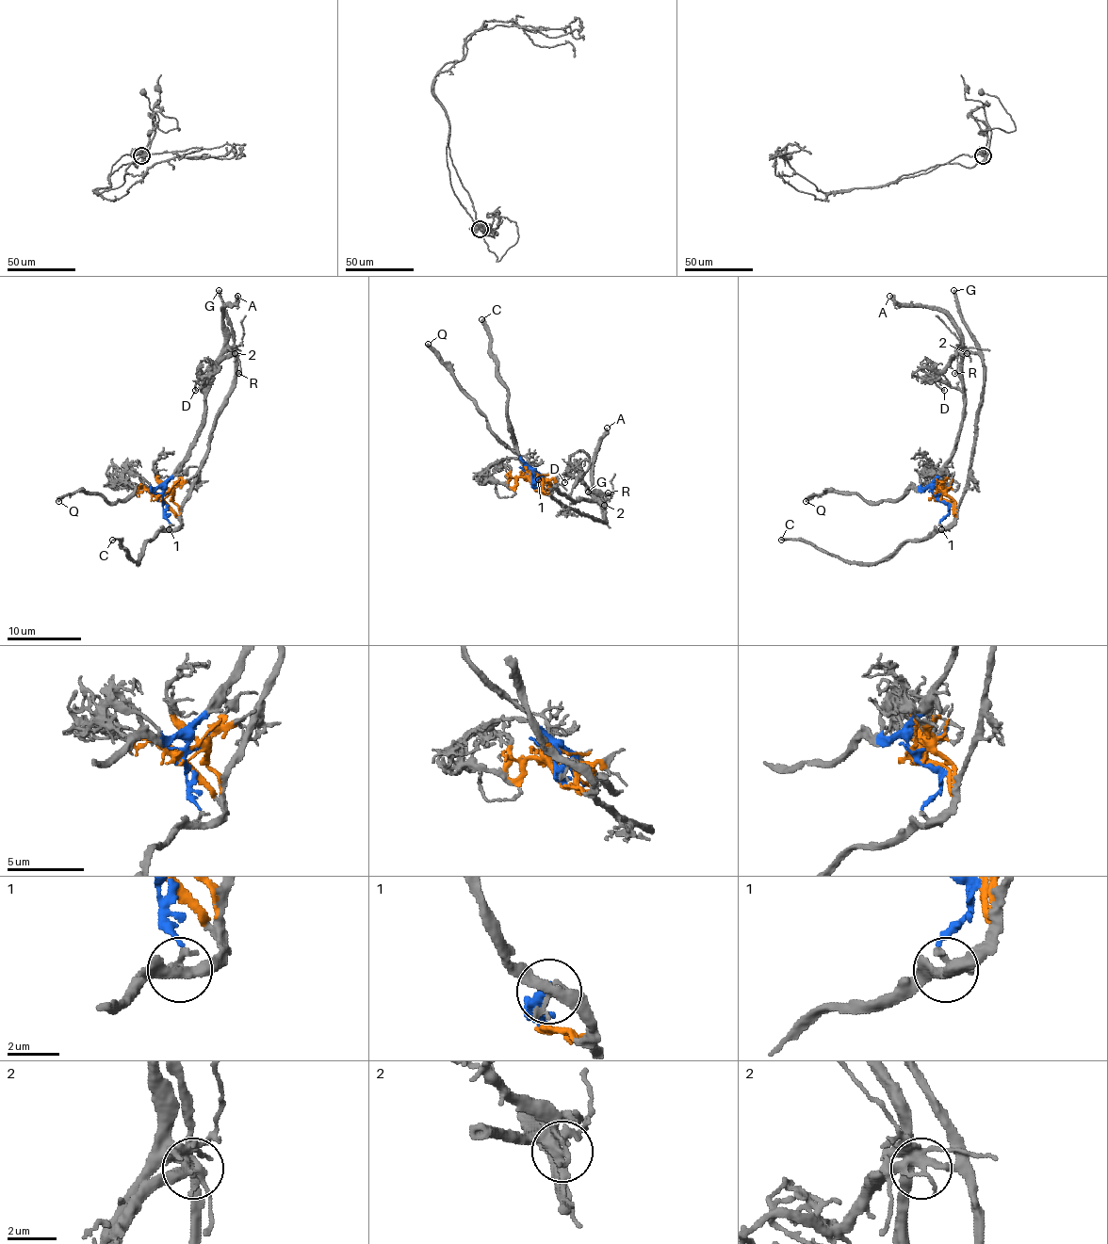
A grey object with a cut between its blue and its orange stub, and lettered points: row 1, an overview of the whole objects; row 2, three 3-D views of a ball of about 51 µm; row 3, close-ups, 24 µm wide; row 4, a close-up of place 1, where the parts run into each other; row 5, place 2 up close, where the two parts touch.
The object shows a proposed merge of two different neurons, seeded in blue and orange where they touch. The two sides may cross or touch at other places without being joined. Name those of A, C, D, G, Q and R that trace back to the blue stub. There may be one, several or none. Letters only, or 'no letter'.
A, D, Q

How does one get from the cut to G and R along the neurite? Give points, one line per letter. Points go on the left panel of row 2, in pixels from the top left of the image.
G: (162, 500), (179, 506), (190, 489), (207, 449), (216, 412), (231, 386), (235, 342), (218, 290)
R: (162, 500), (179, 506), (190, 489), (207, 449), (216, 412), (231, 386), (235, 353), (240, 364), (238, 373)

